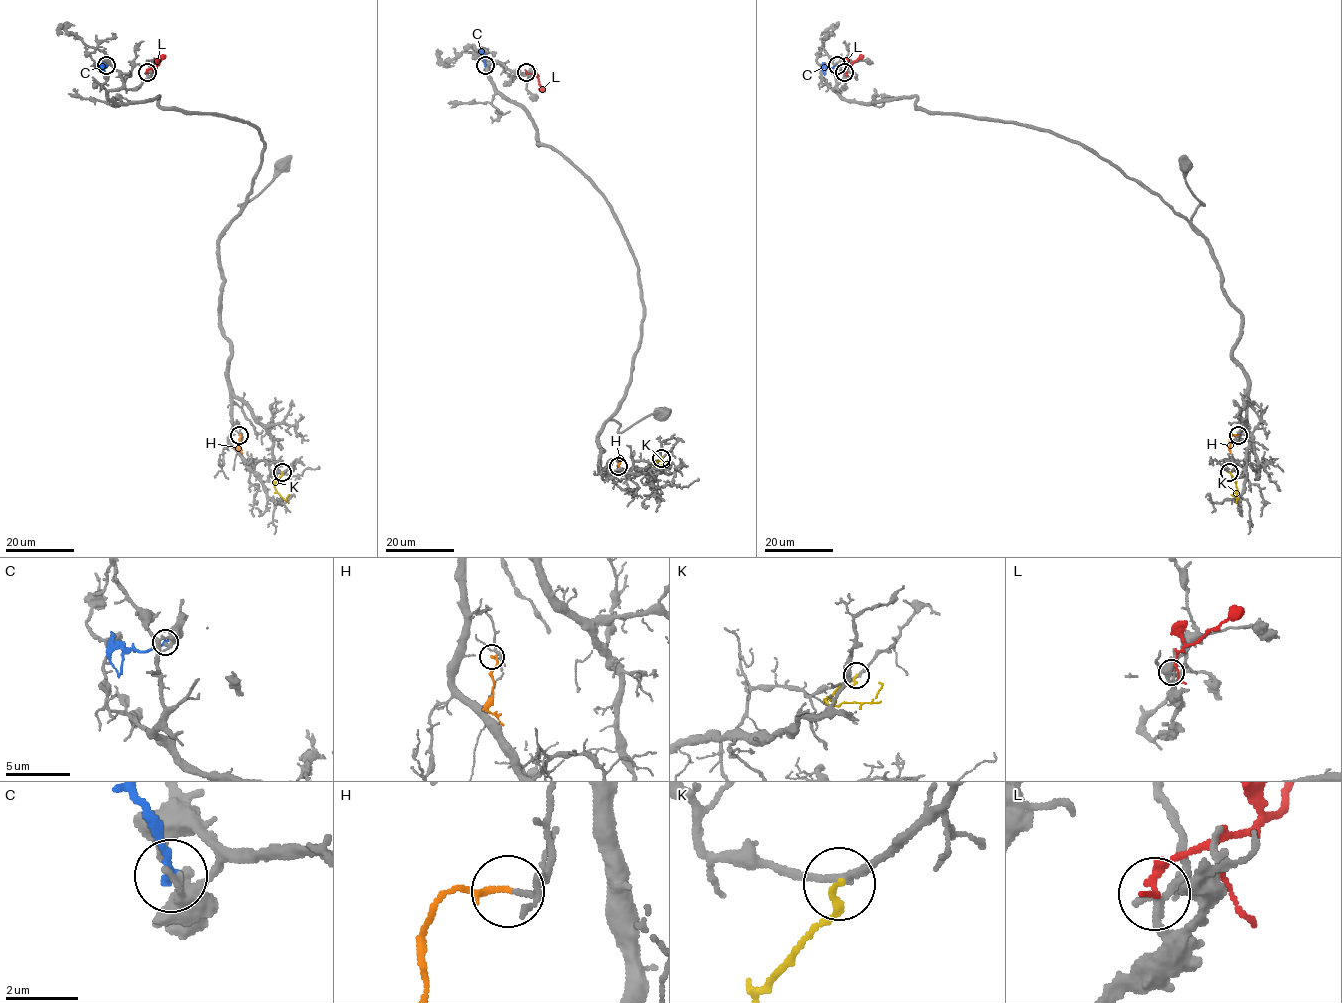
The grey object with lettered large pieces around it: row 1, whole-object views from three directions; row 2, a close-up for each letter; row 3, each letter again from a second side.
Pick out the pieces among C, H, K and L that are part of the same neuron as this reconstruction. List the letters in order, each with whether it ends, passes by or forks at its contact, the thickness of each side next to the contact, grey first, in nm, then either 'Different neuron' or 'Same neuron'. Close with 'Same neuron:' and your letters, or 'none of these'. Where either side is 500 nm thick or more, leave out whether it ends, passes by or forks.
C: It ends there. Thickness 320 nm (grey) against 260 nm. Different neuron
H: It ends there. Thickness 100 nm (grey) against 160 nm. Same neuron
K: It ends there. Thickness 220 nm (grey) against 150 nm. Different neuron
L: It ends there. Thickness 200 nm (grey) against 240 nm. Different neuron
Same neuron: H

